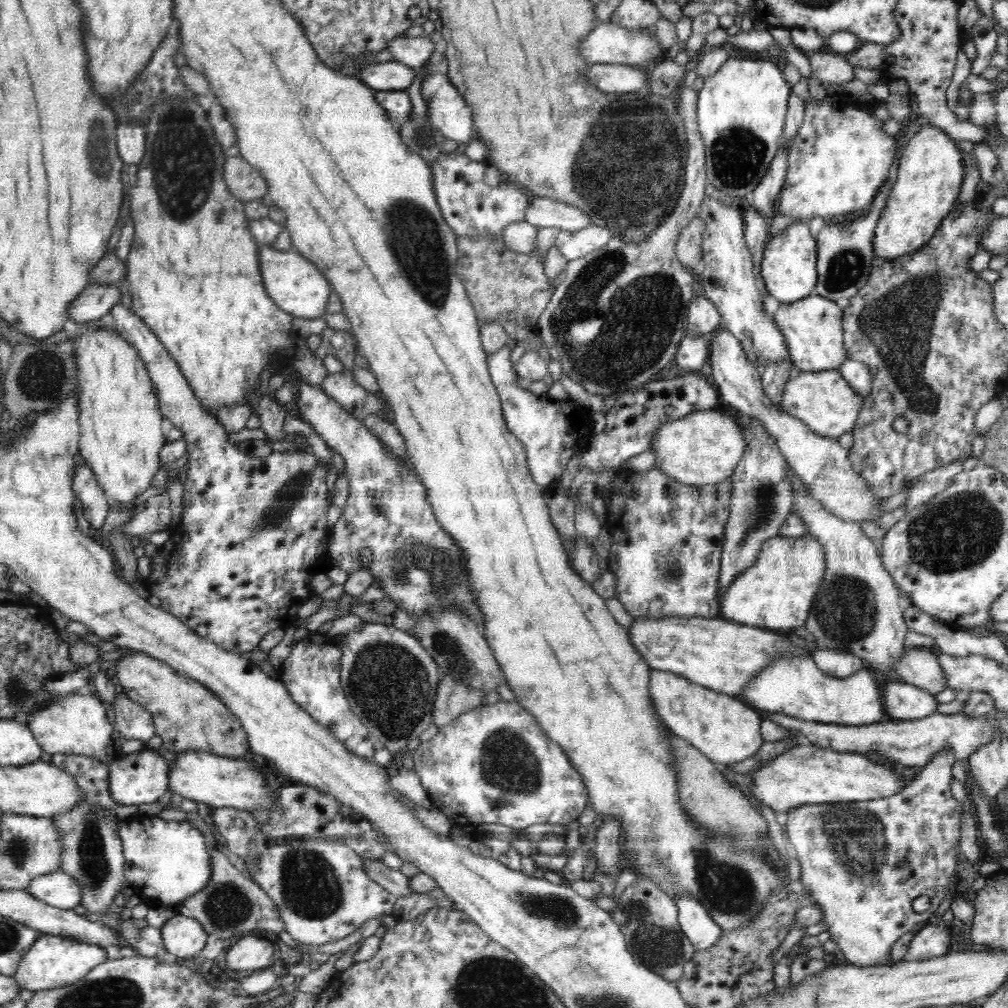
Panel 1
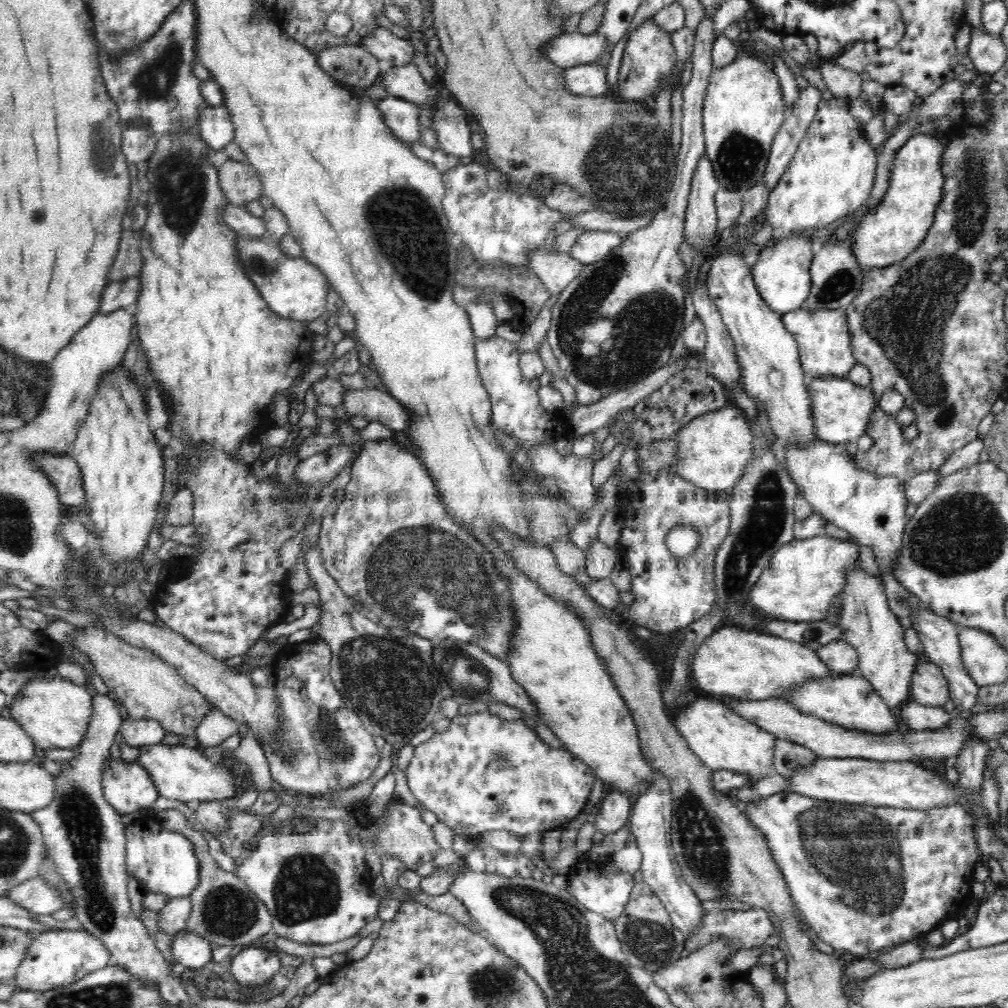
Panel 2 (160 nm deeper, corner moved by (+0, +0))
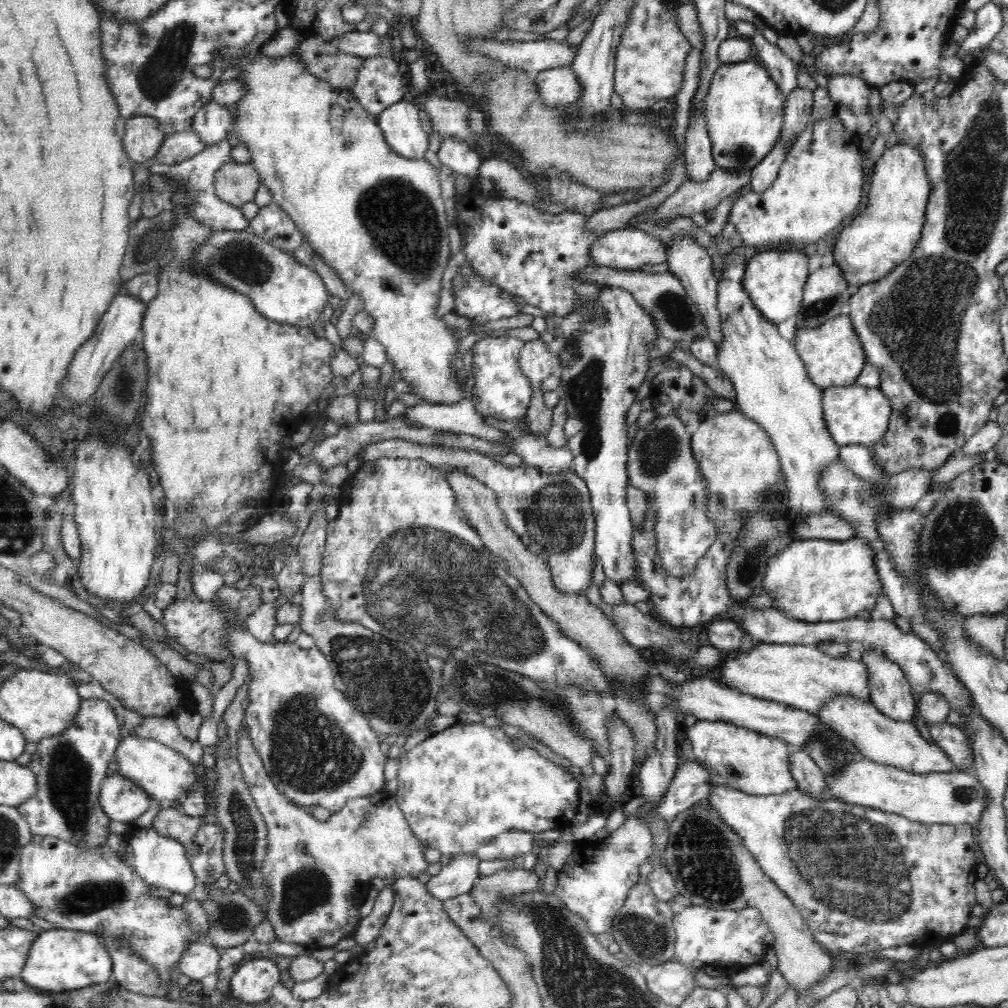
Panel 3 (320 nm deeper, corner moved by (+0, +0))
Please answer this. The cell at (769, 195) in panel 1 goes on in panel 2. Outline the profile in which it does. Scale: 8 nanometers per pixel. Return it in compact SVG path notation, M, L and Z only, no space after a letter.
M814 86L801 90L800 98L789 110L787 119L782 123L778 134L774 137L767 167L762 181L771 188L780 180L788 168L800 140L806 136L808 126L821 102L821 92Z

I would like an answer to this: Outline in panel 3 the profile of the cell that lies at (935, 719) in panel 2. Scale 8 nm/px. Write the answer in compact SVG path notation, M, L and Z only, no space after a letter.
M946 720L936 722L936 724L927 724L927 726L935 744L950 757L950 760L956 765L956 769L972 772L974 754L964 731L955 725L946 723Z

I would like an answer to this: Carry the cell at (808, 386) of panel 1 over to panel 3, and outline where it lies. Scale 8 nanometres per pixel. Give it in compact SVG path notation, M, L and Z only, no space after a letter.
M830 386L822 389L824 421L832 439L840 446L860 444L872 447L879 444L887 434L892 414L892 403L880 388L852 386Z

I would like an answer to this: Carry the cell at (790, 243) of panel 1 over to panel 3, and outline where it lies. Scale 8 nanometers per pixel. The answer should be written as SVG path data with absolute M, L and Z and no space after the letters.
M799 250L764 251L747 262L741 285L760 315L777 326L799 313L808 277L808 257Z

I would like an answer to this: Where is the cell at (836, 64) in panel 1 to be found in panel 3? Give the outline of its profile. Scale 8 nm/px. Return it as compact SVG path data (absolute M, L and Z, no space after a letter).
M834 74L828 77L827 90L838 105L850 107L856 116L868 114L871 85L851 74Z

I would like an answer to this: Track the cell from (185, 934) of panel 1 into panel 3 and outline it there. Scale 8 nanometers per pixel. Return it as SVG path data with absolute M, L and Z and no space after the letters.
M202 940L188 946L178 960L180 972L196 982L219 971L220 949Z

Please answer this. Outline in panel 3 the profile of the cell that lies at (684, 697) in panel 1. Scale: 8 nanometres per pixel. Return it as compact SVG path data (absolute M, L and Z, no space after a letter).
M697 720L695 725L685 728L685 731L686 738L693 746L692 757L722 776L726 787L754 796L782 794L799 789L792 776L788 759L791 747L786 741L717 720Z

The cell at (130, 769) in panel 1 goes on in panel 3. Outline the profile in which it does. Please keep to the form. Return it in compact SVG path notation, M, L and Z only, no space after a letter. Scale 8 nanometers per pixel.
M114 773L103 781L99 804L111 820L134 822L149 809L151 802L148 793L122 775Z

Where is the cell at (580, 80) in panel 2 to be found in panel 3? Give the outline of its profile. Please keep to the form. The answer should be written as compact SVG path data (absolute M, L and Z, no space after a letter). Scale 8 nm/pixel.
M569 65L540 71L534 79L538 97L546 106L574 104L582 96L583 88Z

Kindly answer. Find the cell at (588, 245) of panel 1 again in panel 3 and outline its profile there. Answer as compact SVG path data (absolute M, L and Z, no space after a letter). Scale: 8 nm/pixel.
M637 228L613 229L599 234L590 248L590 255L598 265L627 271L647 271L653 264L662 264L667 260L666 244Z

